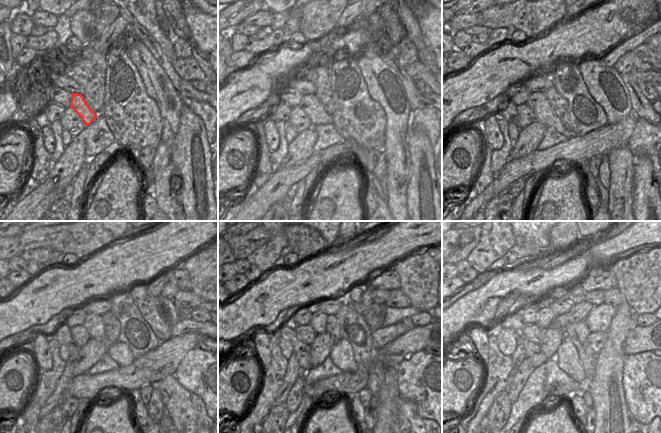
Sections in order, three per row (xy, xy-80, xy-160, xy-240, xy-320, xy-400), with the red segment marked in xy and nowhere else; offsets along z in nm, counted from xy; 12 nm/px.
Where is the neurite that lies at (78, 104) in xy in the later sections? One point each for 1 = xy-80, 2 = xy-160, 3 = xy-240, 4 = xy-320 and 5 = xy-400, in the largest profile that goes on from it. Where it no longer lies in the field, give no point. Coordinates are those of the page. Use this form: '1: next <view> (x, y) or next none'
1: next xy-80 (311, 106)
2: next xy-160 (538, 102)
3: next xy-240 (94, 325)
4: next xy-320 (318, 322)
5: next xy-400 (545, 316)

